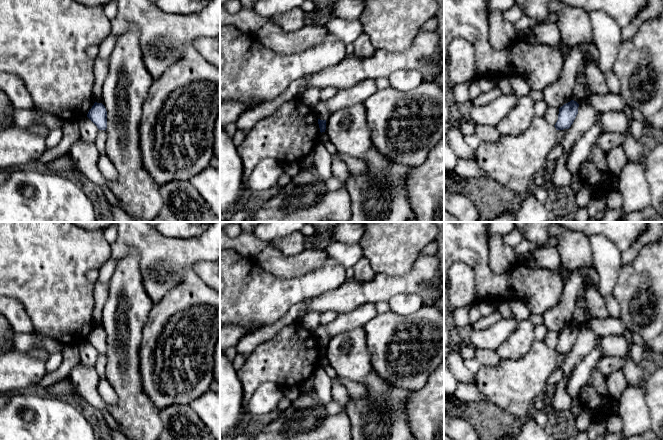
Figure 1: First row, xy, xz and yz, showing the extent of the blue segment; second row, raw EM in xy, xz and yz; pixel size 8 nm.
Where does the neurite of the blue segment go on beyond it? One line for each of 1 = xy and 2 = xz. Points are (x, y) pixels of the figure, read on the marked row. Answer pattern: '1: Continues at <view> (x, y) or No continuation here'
1: No continuation here
2: No continuation here

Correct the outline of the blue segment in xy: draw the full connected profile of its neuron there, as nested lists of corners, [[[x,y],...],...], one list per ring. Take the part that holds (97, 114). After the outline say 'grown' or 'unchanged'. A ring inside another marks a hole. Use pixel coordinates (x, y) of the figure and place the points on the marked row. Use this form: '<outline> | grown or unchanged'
[[[95,102],[89,110],[87,117],[97,126],[99,130],[107,129],[107,111],[102,103]]] | unchanged

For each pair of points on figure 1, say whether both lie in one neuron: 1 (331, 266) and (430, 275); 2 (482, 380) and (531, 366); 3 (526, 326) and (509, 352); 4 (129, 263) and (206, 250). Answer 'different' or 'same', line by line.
1: different
2: same
3: same
4: different

